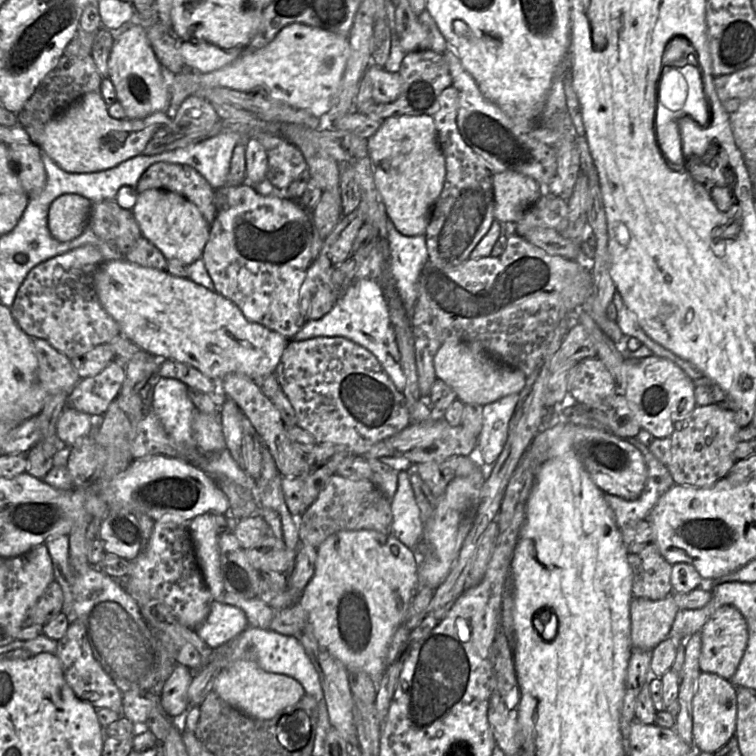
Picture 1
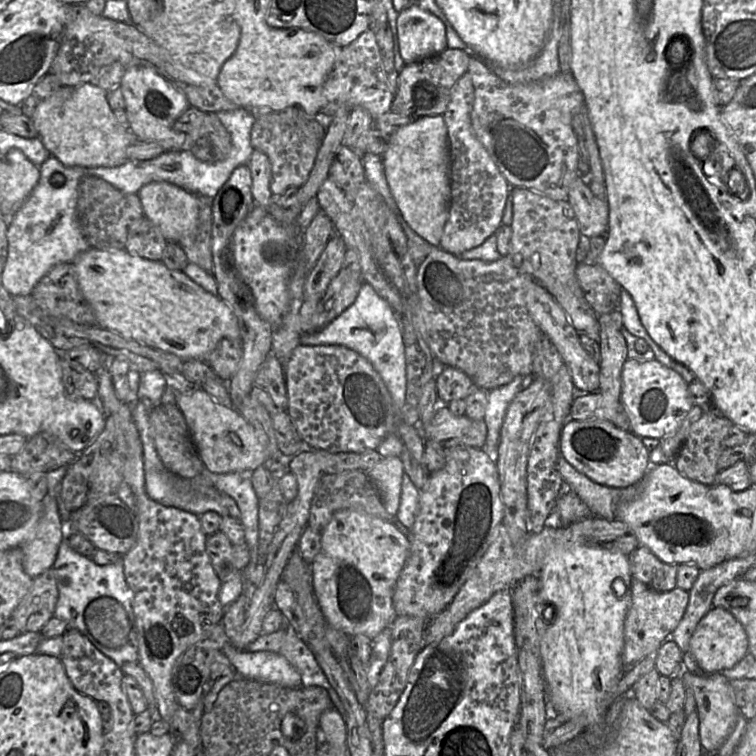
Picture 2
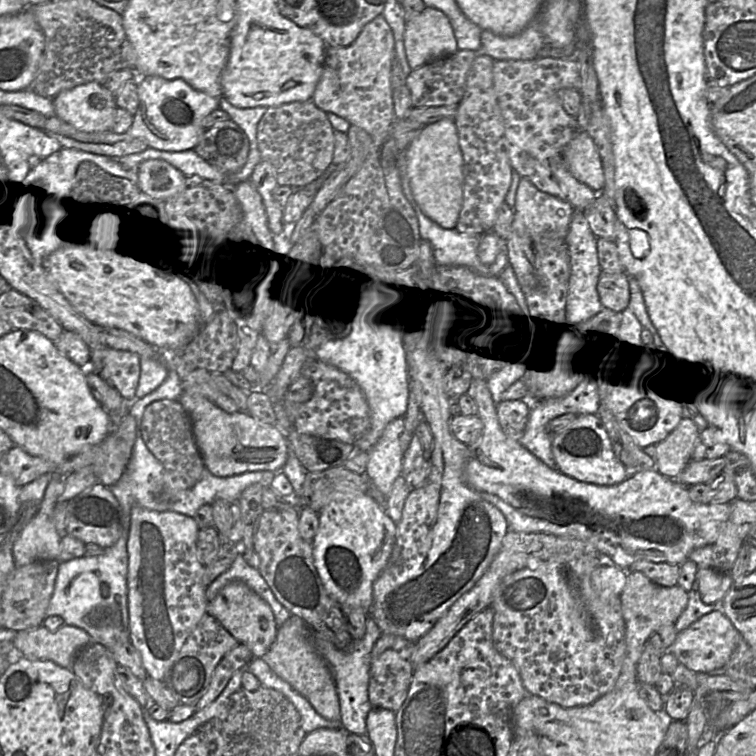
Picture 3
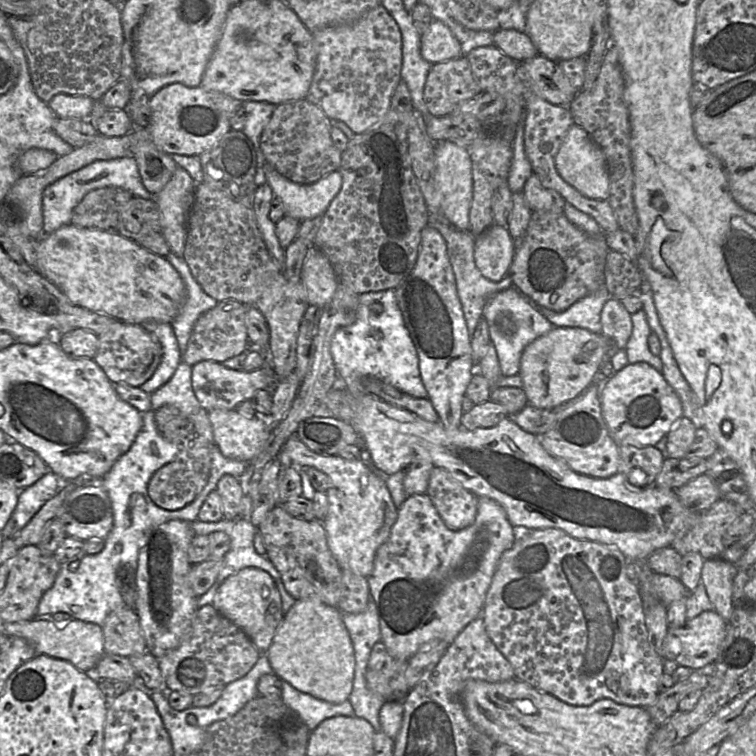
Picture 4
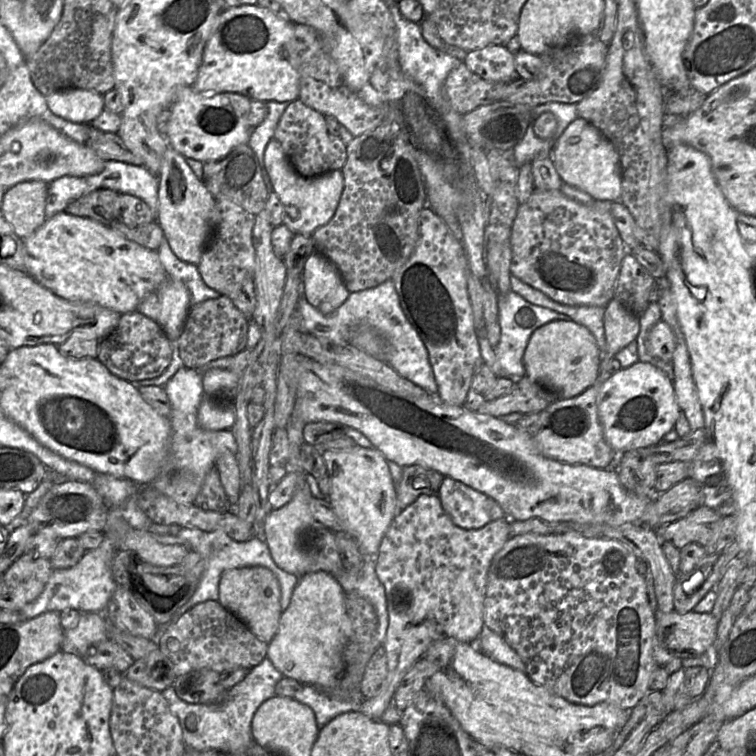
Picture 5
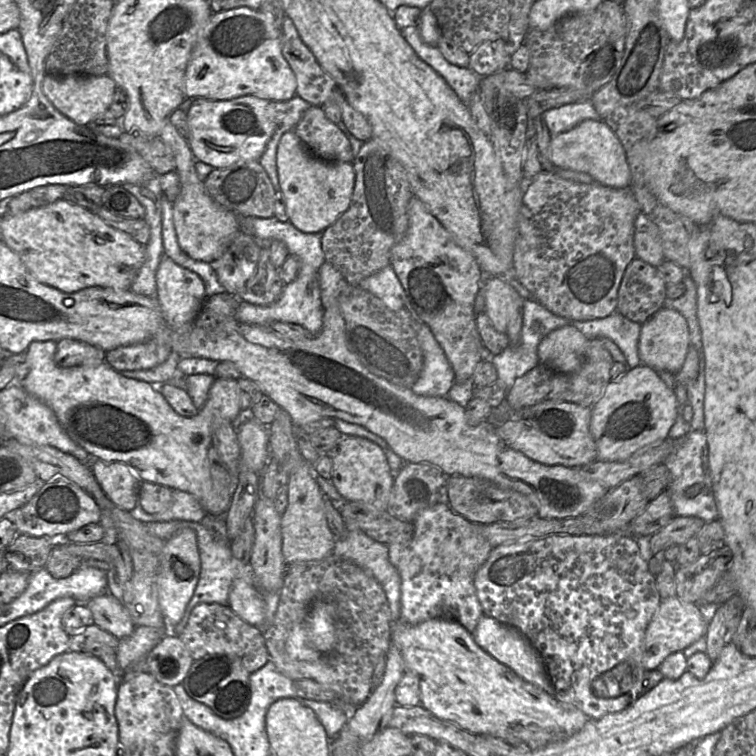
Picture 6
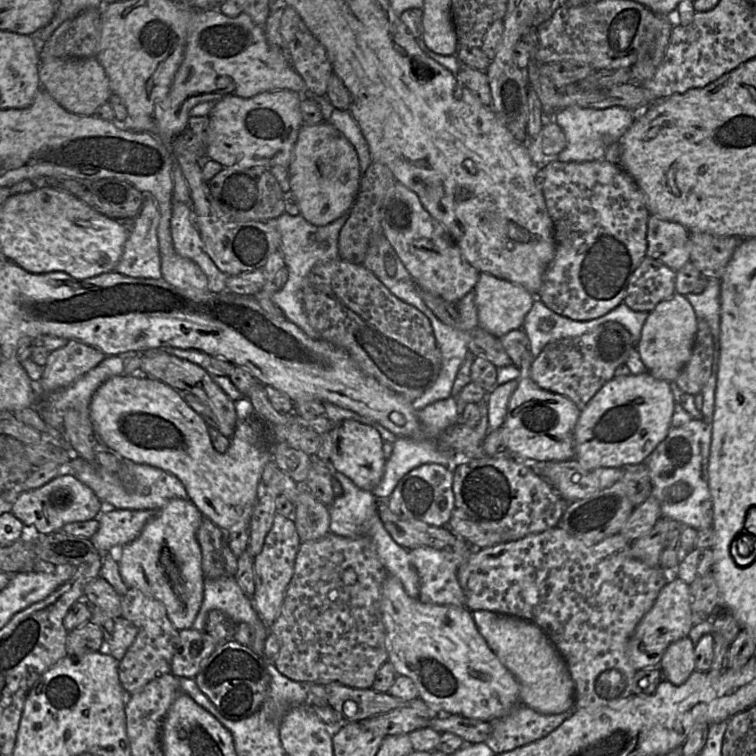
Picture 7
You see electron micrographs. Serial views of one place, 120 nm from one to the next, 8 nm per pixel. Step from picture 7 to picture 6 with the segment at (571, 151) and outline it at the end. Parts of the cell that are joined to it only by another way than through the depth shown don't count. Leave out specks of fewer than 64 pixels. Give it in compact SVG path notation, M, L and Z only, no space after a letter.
M590 101L568 103L546 110L540 115L545 121L551 137L569 131L586 119L600 120Z

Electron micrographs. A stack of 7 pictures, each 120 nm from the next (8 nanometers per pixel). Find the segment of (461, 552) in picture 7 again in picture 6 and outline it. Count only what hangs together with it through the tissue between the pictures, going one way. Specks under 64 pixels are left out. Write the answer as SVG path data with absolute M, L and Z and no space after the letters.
M436 504L432 507L429 507L429 508L426 508L426 509L422 510L417 515L417 517L414 519L414 521L412 522L412 525L413 525L413 531L412 531L412 534L411 534L410 537L399 536L395 541L391 542L388 545L389 560L393 564L393 566L397 569L397 571L399 572L399 575L400 575L400 578L401 578L401 609L400 609L399 621L405 622L409 625L417 625L417 624L420 624L420 623L425 622L425 621L430 620L430 619L448 619L448 620L452 620L452 621L455 621L455 622L461 624L467 631L469 631L470 633L473 633L476 626L477 626L477 624L478 624L478 622L479 622L479 620L480 620L480 618L481 618L481 616L484 615L483 609L482 609L482 606L481 606L480 601L478 599L476 588L475 588L475 585L474 585L474 577L475 577L475 574L478 571L478 569L485 563L485 561L489 557L491 551L493 550L493 547L491 546L489 541L486 539L486 537L483 535L480 525L489 525L489 524L474 524L474 523L471 523L468 520L466 520L465 518L463 518L462 516L456 514L448 504Z

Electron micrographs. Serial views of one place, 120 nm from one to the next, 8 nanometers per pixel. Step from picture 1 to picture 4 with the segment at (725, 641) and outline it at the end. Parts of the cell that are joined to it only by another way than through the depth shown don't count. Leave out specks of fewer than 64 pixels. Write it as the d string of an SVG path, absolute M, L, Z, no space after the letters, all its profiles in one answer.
M704 611L693 619L686 620L680 628L668 628L663 640L661 656L692 670L700 669L718 658L726 635L727 622L715 611Z

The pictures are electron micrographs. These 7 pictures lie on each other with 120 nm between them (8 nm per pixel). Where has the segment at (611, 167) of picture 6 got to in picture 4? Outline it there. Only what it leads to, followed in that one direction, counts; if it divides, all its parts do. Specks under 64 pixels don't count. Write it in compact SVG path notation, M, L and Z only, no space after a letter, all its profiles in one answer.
M576 124L569 128L556 154L555 166L563 180L586 197L597 200L608 199L610 182L605 155L583 128Z

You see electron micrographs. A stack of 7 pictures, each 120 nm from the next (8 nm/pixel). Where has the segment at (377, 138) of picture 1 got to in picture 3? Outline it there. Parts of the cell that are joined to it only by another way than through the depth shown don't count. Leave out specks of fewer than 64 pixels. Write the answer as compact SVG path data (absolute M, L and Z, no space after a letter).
M442 120L426 126L405 150L409 186L420 210L444 230L455 230L463 205L463 155L456 126L452 120Z

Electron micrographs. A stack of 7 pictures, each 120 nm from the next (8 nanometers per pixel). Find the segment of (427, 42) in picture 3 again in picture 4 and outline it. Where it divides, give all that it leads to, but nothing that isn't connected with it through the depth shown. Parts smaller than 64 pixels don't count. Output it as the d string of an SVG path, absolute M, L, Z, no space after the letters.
M434 19L428 29L421 33L420 42L421 56L431 64L463 56L458 40L439 20Z

